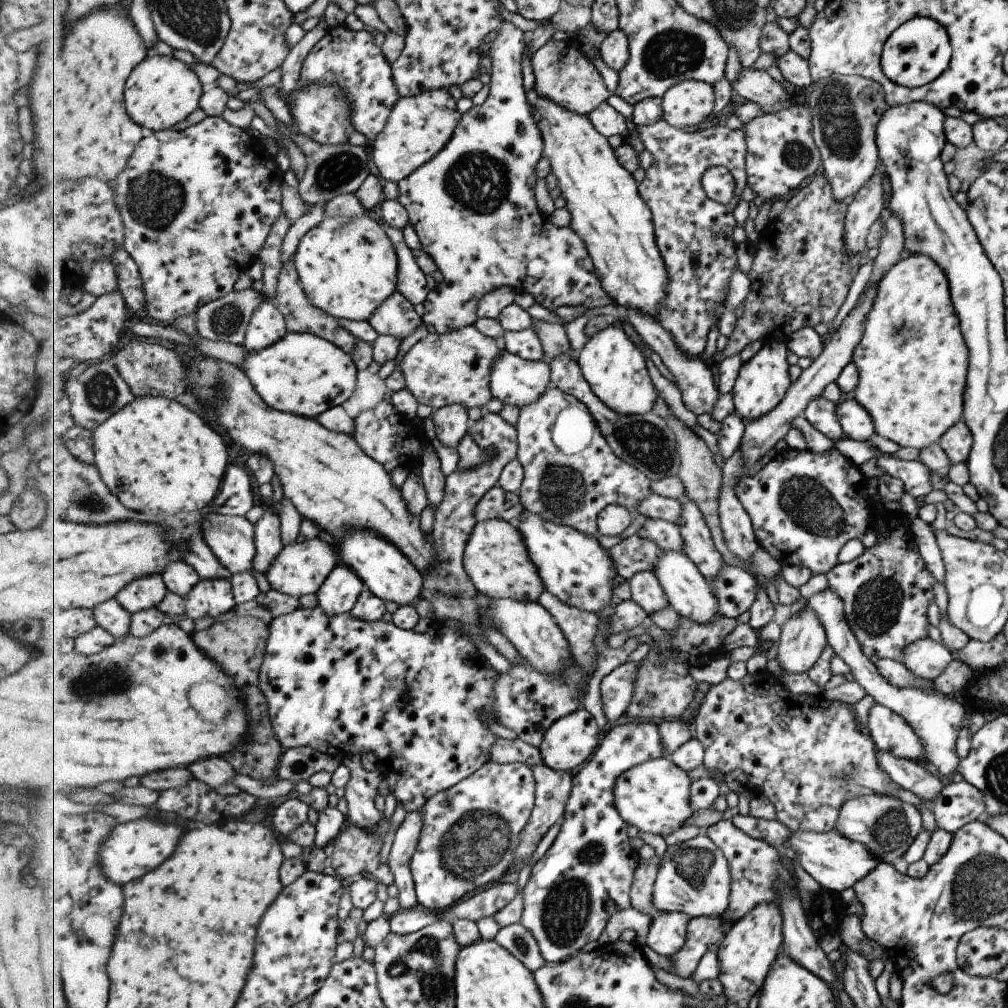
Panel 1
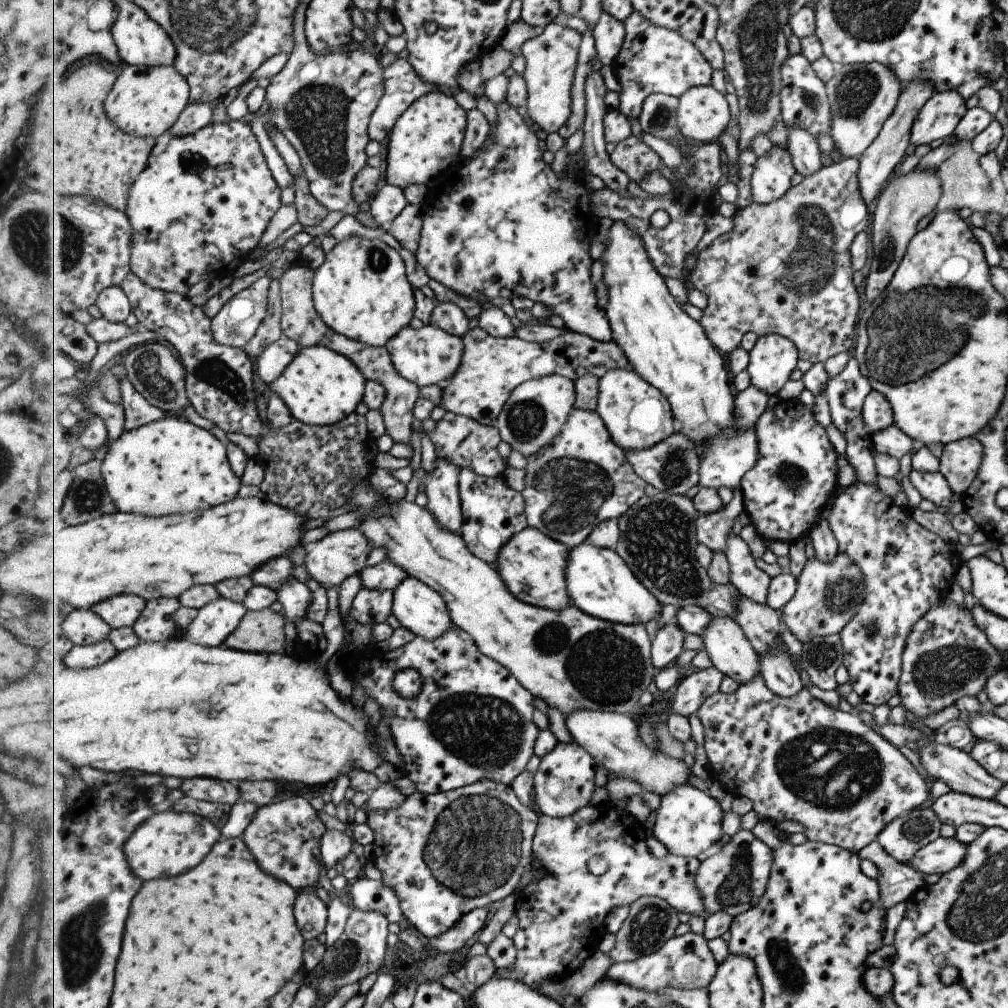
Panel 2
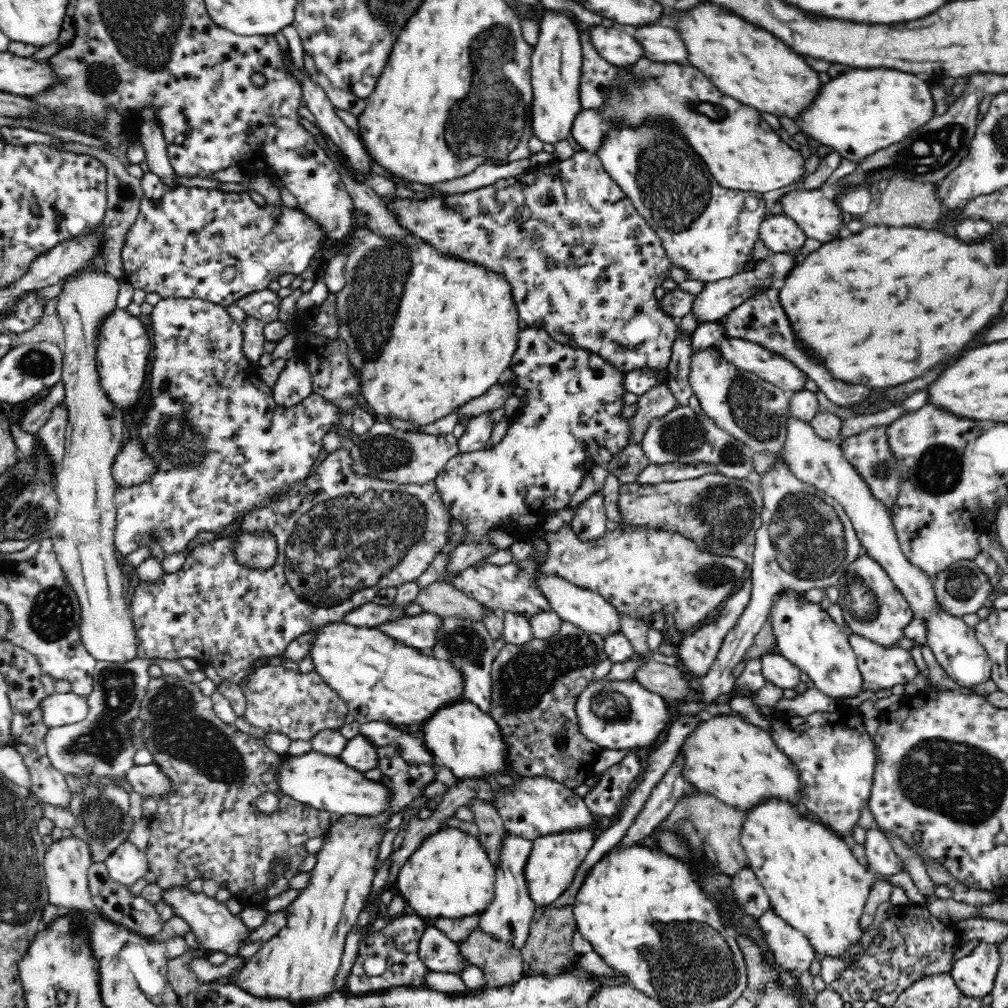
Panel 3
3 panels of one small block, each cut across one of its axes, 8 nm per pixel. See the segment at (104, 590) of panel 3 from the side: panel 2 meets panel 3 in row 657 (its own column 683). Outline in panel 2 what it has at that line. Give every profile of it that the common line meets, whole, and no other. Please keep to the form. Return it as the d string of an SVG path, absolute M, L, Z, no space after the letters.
M711 85L691 88L679 97L678 129L689 142L717 142L730 118L733 117L725 94Z

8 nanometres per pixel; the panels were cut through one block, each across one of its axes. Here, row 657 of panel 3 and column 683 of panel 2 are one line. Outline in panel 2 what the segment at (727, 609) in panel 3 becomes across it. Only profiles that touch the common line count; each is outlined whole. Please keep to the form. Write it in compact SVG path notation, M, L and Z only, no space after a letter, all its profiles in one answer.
M714 664L708 669L684 676L677 683L671 714L683 714L687 718L697 715L703 702L721 691L725 677Z

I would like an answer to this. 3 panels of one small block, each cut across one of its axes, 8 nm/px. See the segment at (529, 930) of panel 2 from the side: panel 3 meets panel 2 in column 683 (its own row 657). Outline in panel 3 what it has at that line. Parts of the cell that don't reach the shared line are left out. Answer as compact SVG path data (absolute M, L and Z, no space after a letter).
M854 633L849 635L849 643L856 655L864 691L892 689L896 684L914 680L918 672L913 656L900 646L886 648Z

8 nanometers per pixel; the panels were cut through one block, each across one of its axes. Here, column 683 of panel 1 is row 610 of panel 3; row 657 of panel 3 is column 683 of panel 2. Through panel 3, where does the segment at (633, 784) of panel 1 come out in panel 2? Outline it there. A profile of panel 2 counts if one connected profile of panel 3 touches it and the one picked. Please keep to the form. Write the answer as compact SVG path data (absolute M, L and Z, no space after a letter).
M685 784L660 798L656 823L649 833L657 838L669 853L693 858L711 848L716 842L726 839L721 830L723 813L725 812L721 804L715 798L691 784Z

